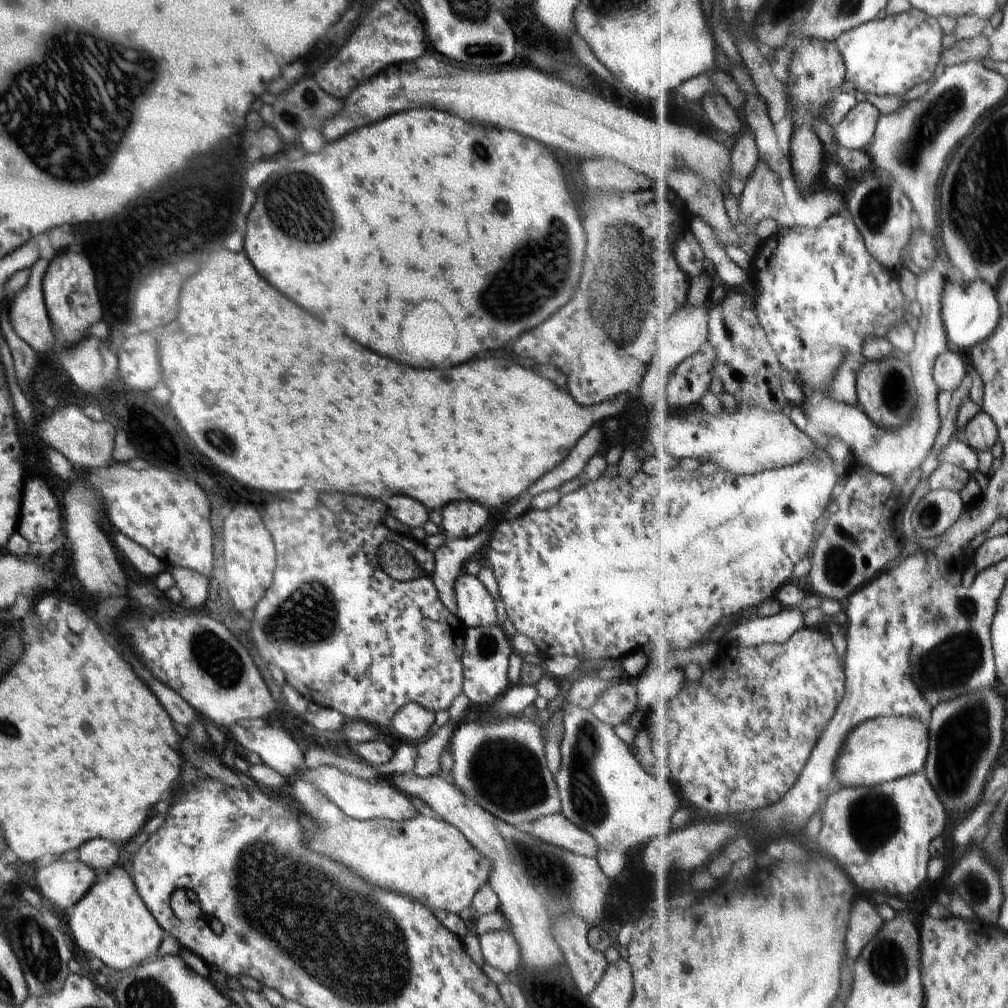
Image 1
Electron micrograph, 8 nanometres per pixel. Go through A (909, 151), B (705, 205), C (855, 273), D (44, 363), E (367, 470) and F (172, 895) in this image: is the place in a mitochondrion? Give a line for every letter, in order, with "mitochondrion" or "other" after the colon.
A: mitochondrion
B: other
C: other
D: other
E: other
F: other

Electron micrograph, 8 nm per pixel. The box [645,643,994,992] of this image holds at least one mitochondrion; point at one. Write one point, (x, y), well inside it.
(964, 735)

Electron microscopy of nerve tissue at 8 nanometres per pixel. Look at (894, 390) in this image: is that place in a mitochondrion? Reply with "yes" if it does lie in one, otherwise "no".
yes

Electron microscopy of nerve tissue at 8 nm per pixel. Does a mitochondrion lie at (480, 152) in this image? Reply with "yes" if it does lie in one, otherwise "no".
yes

